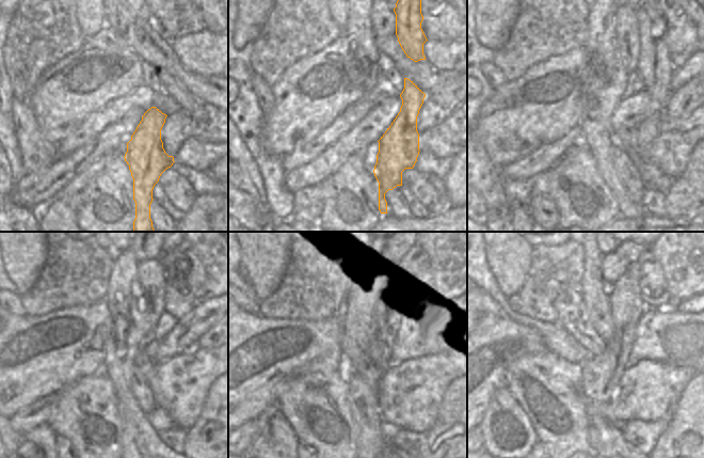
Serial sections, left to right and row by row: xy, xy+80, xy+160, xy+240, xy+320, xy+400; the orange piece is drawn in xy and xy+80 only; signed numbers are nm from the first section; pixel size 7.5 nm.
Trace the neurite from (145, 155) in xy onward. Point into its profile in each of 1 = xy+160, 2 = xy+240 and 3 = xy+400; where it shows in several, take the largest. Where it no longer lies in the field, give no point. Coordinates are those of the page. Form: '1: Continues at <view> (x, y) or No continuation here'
1: Continues at xy+160 (654, 63)
2: Continues at xy+240 (179, 304)
3: Continues at xy+400 (649, 301)

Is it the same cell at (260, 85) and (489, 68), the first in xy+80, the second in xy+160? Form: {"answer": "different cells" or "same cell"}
{"answer": "same cell"}

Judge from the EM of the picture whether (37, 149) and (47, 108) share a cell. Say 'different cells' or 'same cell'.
different cells

